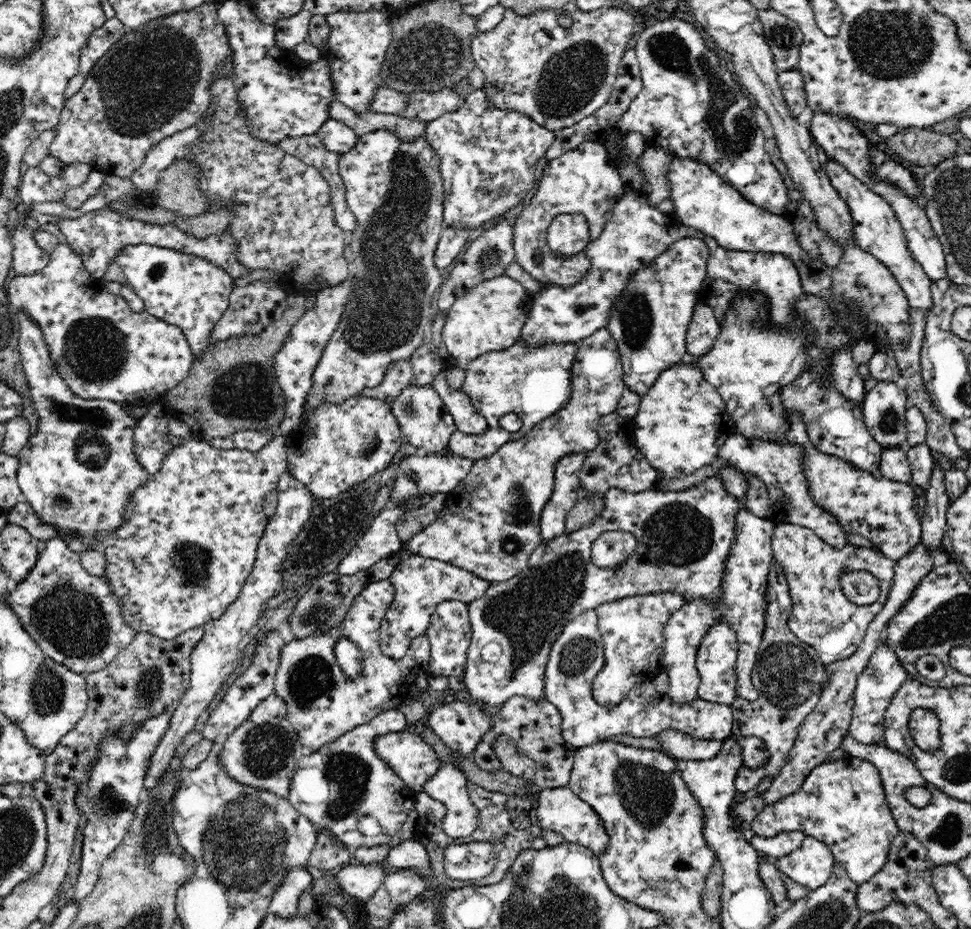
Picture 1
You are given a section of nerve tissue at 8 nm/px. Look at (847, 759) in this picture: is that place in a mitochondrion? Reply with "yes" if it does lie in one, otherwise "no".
no

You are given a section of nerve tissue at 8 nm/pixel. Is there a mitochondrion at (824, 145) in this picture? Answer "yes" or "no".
no

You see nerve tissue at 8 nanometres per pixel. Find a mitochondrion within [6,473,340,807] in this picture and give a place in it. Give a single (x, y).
(72, 618)

